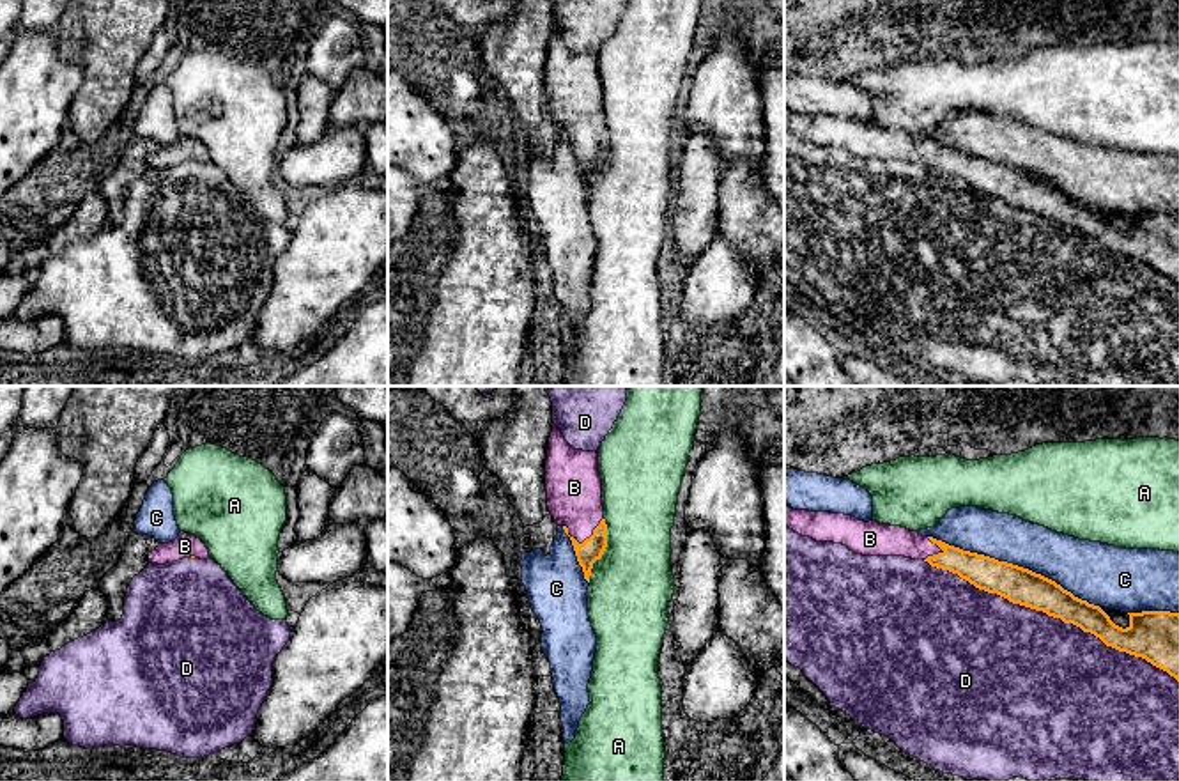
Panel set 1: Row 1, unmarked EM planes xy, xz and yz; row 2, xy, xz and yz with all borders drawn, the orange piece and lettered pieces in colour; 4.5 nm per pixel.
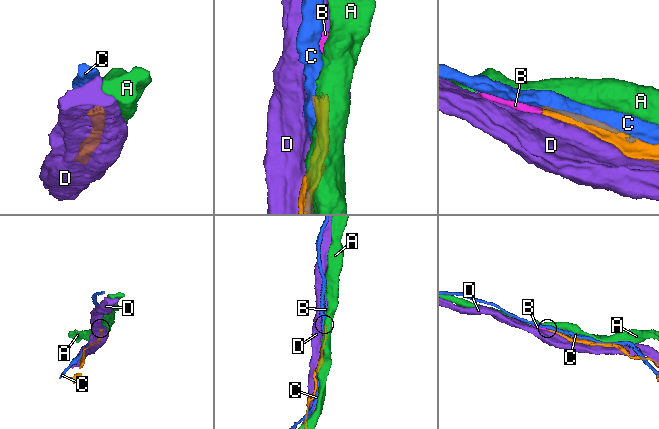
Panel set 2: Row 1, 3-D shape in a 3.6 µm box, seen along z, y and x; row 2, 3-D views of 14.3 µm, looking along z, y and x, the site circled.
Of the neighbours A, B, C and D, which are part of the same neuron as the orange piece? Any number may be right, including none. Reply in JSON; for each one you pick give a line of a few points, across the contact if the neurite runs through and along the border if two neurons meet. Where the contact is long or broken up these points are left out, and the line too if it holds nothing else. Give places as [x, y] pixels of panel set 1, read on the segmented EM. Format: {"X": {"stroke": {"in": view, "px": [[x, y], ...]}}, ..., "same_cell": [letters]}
{"B": {"stroke": {"in": "xz", "px": [[592, 549], [585, 541], [574, 487]]}}, "same_cell": ["B"]}

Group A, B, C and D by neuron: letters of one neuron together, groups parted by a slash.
A / B / C / D

